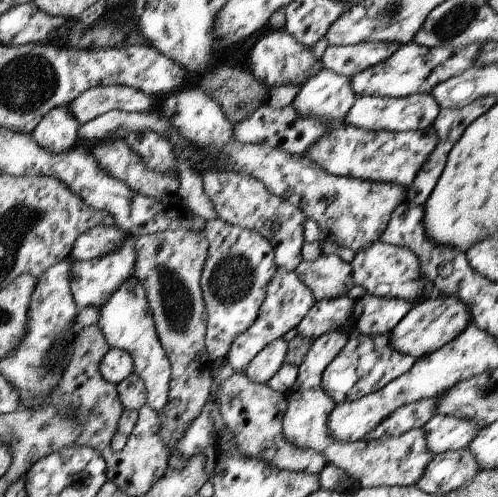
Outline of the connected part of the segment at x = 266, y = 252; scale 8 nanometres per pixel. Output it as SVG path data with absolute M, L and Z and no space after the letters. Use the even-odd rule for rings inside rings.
M221 219L207 222L209 243L201 275L201 290L207 315L205 350L211 361L225 359L233 341L256 321L266 286L277 272L272 242L258 232L230 225Z

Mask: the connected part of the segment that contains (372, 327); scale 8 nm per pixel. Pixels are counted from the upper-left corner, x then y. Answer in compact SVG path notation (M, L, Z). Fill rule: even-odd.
M365 295L354 301L351 322L353 328L364 336L390 334L410 312L411 306L405 299Z

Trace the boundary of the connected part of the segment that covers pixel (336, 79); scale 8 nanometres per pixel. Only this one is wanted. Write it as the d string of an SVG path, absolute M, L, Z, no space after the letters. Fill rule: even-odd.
M322 67L300 86L292 106L303 117L342 122L357 98L350 77Z

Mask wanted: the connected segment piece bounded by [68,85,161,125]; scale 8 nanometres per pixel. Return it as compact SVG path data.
M105 85L86 90L68 106L79 125L84 125L115 109L128 113L160 112L154 105L152 97L133 87Z

